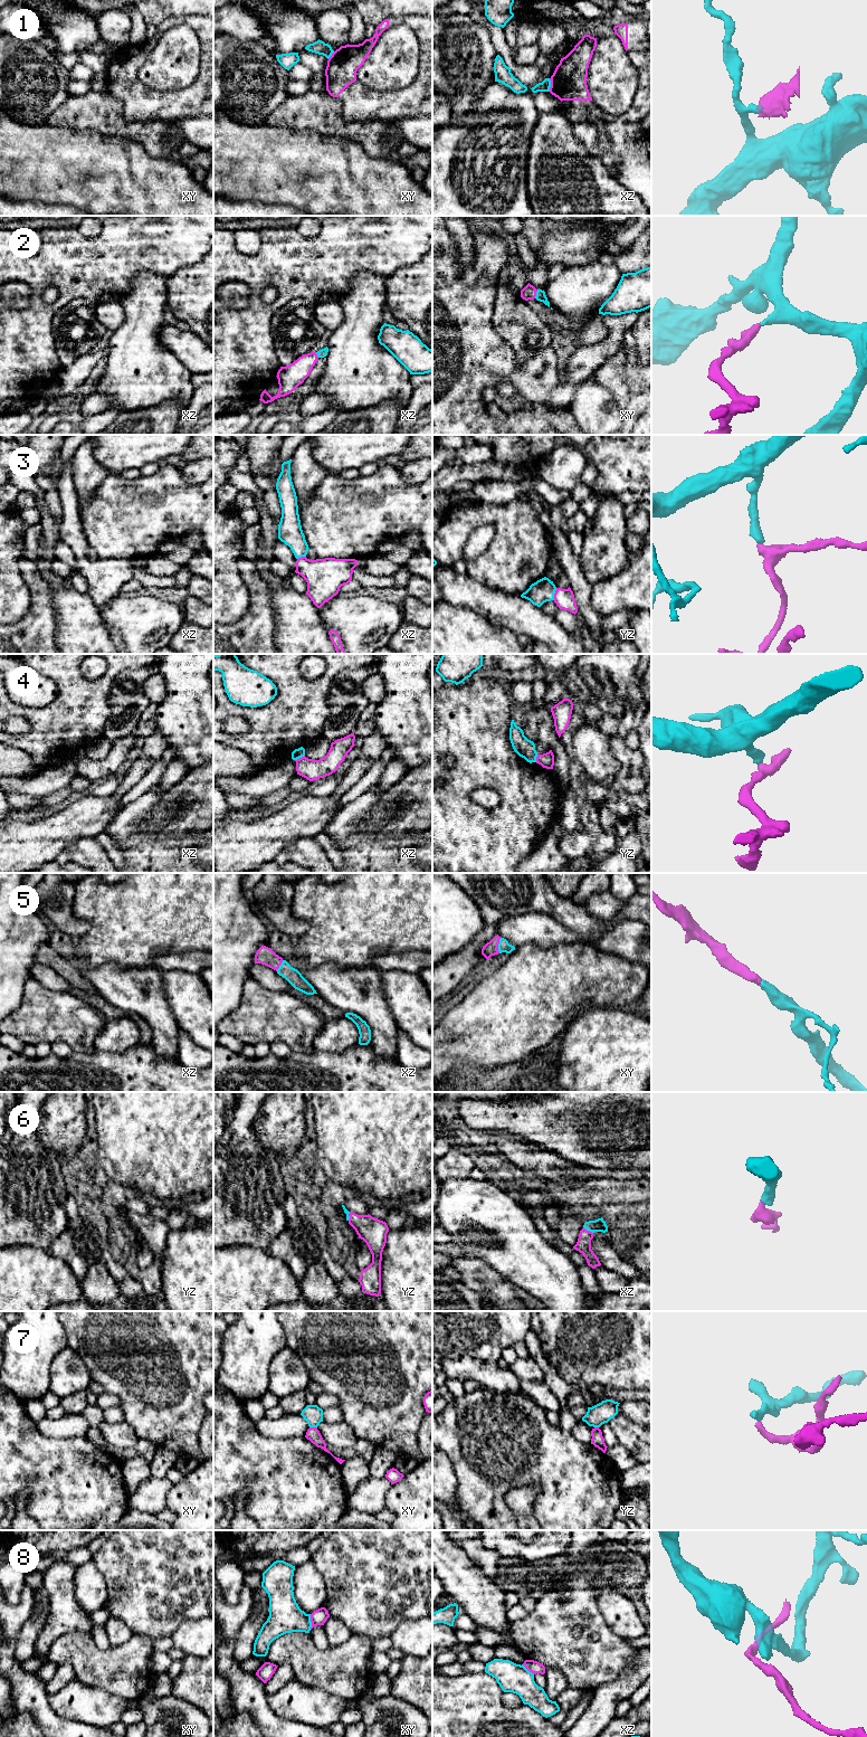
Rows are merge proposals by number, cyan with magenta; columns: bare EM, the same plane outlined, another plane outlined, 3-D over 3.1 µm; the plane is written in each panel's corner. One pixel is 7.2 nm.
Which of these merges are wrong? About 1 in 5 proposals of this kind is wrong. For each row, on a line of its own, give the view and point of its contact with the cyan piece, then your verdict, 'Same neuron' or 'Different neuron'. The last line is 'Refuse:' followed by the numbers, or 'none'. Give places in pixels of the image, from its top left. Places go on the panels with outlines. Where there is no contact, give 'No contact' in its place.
1: Touches cyan at xz (550, 85). Different neuron
2: Touches cyan at xy (536, 294). Same neuron
3: Touches cyan at yz (554, 592). Same neuron
4: Touches cyan at xz (299, 757). Different neuron
5: Touches cyan at xy (498, 946). Same neuron
6: Touches cyan at xz (588, 1230). Same neuron
7: Touches cyan at xy (313, 1426). Different neuron
8: Touches cyan at xy (311, 1622). Different neuron
Refuse: 1, 4, 7, 8

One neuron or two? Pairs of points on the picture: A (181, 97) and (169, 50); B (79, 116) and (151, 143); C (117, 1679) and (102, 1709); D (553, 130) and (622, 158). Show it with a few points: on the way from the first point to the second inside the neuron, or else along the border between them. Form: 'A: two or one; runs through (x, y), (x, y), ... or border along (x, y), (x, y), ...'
A: two; border along (199, 72), (183, 87), (152, 88)
B: one; runs through (97, 116), (105, 116), (115, 125), (133, 131)
C: two; border along (85, 1685), (98, 1687), (129, 1700), (135, 1700)
D: two; border along (567, 119), (573, 134), (592, 155), (600, 159)

